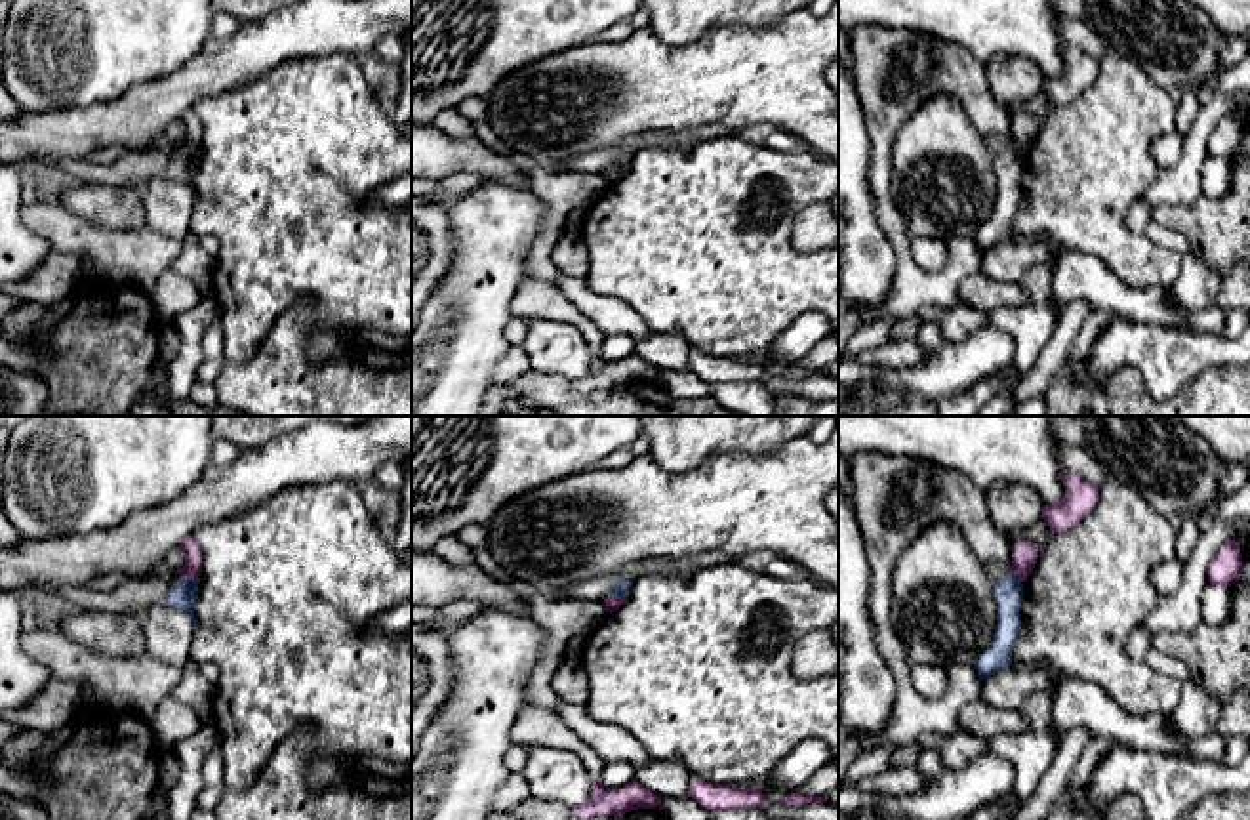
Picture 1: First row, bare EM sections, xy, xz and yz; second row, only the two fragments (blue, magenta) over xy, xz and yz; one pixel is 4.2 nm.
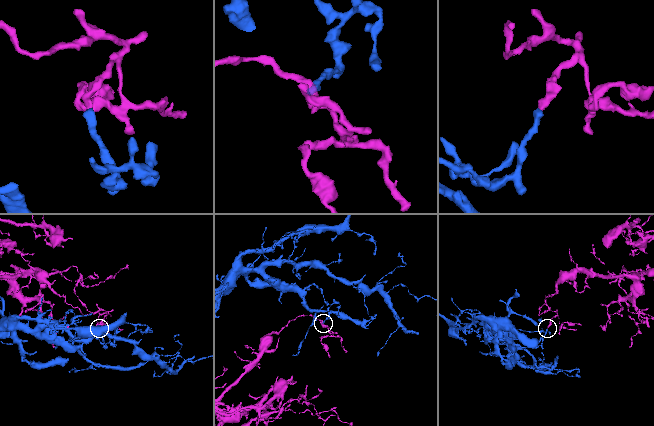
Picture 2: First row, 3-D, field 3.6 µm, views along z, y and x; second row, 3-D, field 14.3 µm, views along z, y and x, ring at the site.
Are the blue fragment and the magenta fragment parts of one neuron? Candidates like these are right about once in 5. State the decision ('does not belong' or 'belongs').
does not belong

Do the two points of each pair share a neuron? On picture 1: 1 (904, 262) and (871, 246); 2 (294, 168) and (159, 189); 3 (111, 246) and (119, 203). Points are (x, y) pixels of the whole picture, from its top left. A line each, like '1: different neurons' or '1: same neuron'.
1: different neurons
2: different neurons
3: different neurons

